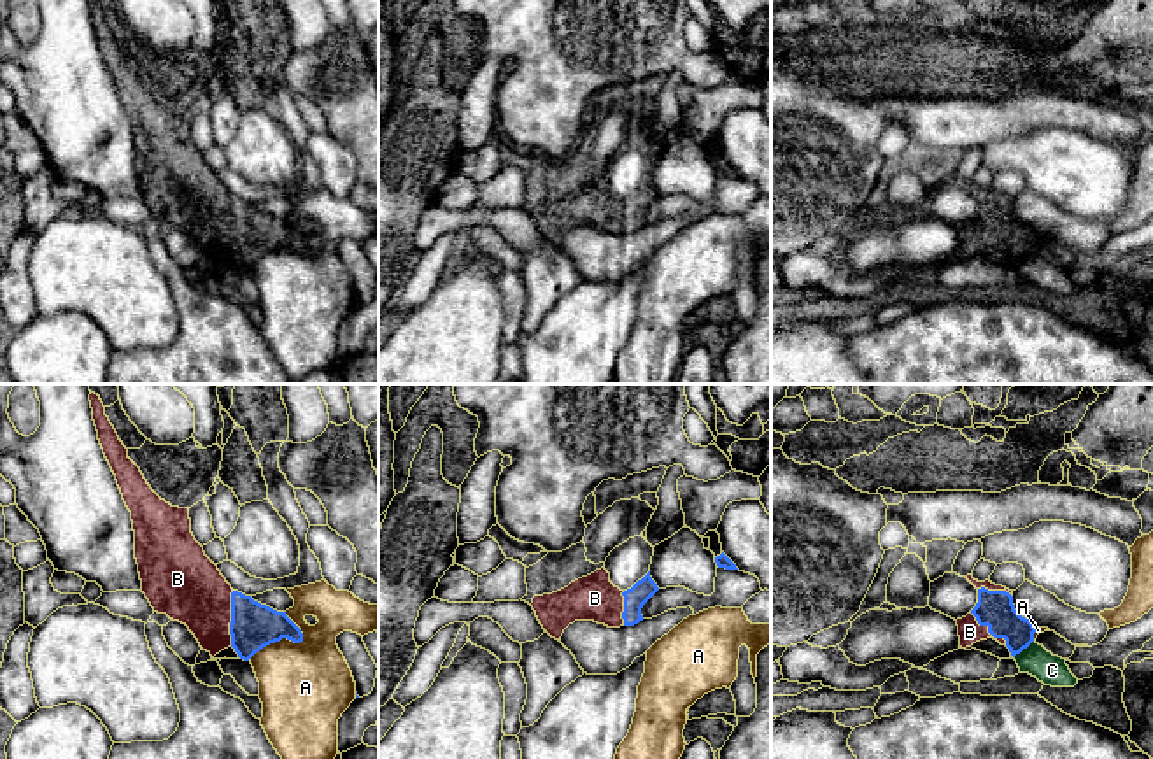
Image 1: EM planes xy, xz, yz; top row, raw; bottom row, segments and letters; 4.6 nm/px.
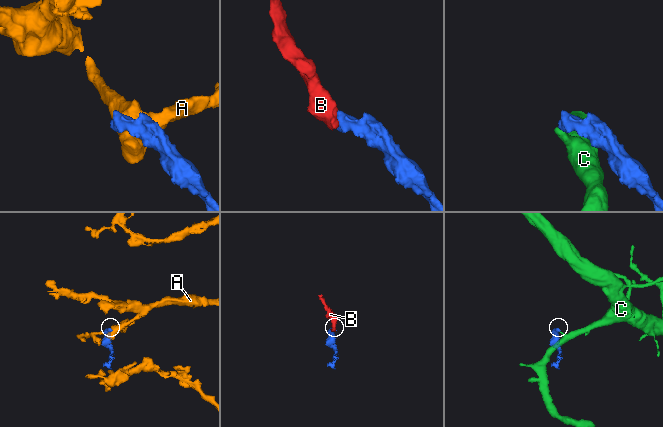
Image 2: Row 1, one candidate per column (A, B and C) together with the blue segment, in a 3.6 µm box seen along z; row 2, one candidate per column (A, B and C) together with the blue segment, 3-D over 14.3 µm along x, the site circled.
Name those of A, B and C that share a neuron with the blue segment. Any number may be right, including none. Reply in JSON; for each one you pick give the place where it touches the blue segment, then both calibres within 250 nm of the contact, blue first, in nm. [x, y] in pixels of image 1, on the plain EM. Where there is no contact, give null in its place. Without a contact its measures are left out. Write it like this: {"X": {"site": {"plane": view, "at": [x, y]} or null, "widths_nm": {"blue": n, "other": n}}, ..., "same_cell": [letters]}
{"B": {"site": {"plane": "xy", "at": [232, 226]}, "widths_nm": {"blue": 220, "other": 320}}, "same_cell": ["B"]}

